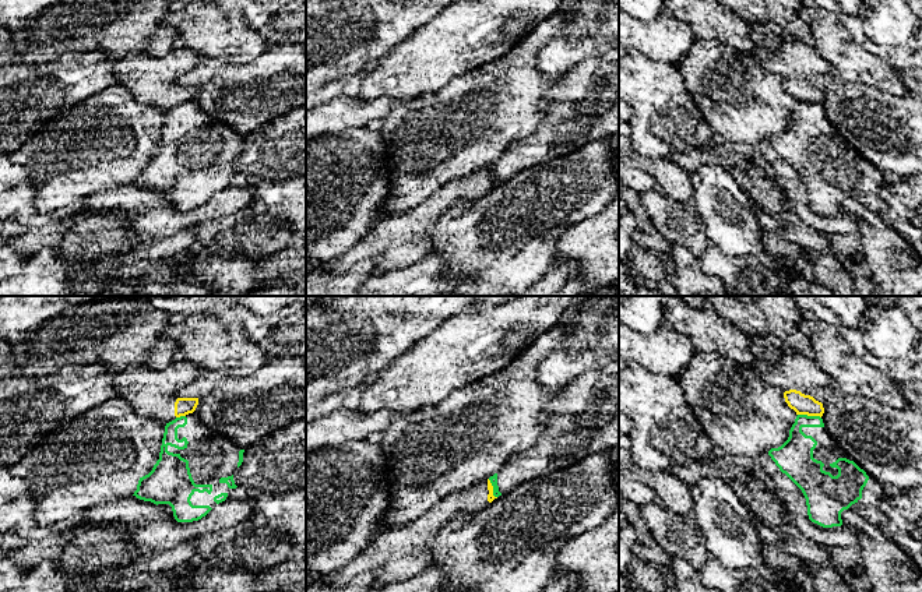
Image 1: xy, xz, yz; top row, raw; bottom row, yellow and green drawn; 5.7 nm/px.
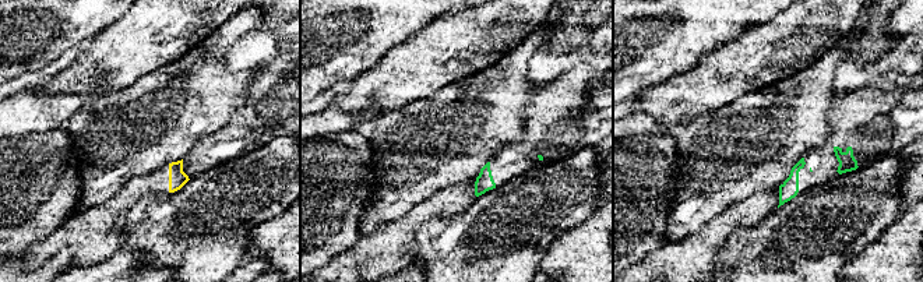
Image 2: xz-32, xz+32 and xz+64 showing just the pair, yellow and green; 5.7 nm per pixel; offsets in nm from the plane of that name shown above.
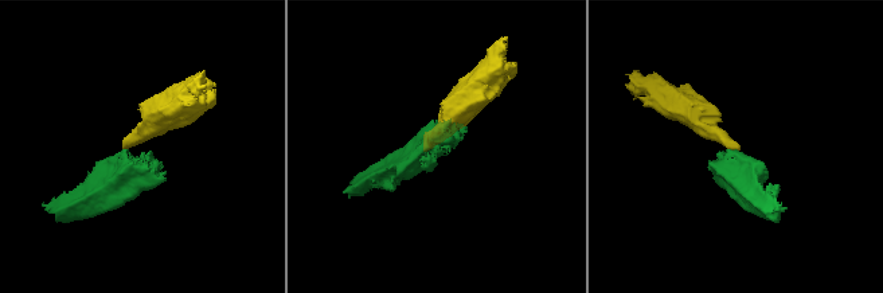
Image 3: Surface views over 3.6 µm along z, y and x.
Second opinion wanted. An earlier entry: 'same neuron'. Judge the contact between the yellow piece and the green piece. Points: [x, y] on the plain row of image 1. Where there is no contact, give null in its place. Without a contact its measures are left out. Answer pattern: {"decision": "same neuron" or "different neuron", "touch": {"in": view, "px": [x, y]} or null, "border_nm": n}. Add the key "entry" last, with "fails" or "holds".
{"decision": "different neuron", "touch": {"in": "yz", "px": [809, 102]}, "border_nm": 140, "entry": "fails"}

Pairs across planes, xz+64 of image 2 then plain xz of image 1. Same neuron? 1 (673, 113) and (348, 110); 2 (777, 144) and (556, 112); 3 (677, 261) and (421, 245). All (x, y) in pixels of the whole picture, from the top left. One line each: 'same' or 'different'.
1: different
2: different
3: same

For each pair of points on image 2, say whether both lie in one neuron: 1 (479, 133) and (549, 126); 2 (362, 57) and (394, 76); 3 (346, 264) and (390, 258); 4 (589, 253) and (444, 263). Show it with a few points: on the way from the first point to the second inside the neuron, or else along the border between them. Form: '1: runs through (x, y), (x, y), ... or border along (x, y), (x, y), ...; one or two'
1: border along (532, 97), (524, 112), (524, 134), (500, 150); two
2: border along (401, 43), (394, 46), (372, 69), (349, 83); two
3: runs through (358, 258), (379, 258); one
4: border along (566, 231), (553, 243), (538, 267); two

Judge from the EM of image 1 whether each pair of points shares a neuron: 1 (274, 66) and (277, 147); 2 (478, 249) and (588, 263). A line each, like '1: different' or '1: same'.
1: different
2: different

